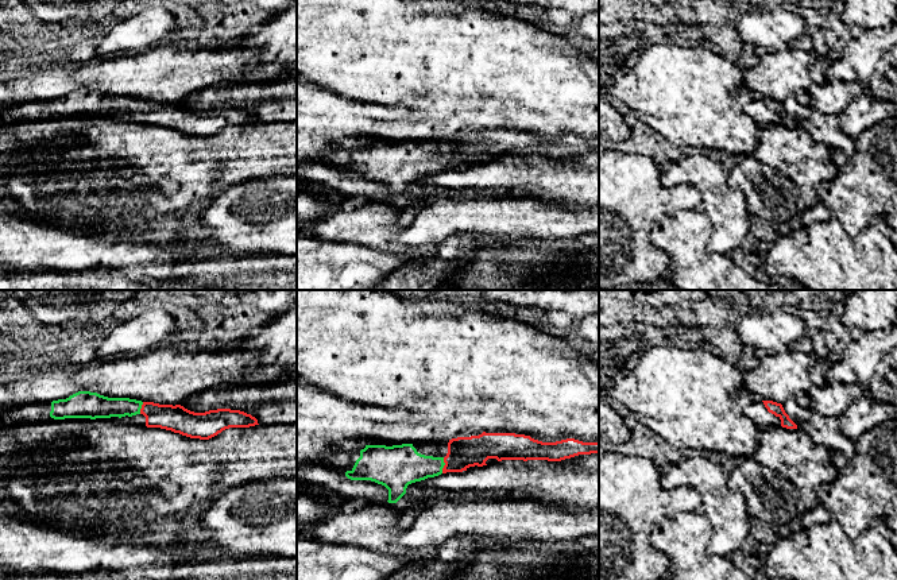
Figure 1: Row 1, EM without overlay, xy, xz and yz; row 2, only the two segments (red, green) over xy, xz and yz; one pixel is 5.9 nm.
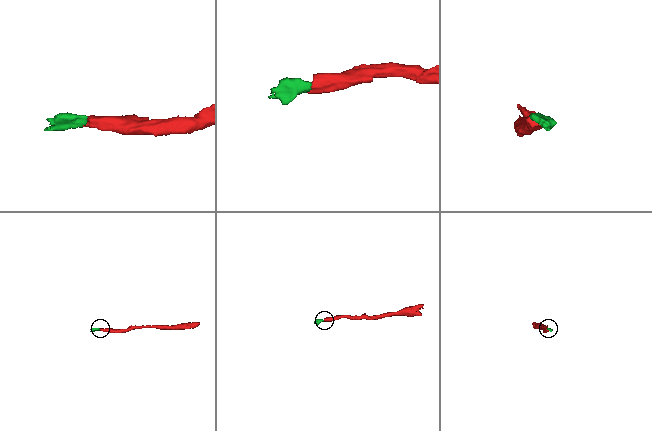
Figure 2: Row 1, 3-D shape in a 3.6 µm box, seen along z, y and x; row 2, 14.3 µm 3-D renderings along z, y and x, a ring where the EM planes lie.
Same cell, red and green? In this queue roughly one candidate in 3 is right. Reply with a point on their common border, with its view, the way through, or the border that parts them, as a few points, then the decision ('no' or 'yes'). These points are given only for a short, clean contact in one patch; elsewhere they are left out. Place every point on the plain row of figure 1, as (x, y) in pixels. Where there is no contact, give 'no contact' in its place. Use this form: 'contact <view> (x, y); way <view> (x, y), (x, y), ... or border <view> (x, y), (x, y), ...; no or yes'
contact xz (444, 163); way xz (463, 150), (453, 159), (444, 163), (402, 162); yes

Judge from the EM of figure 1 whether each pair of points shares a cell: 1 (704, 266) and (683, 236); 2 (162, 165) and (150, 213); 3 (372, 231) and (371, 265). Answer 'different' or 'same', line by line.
1: same
2: same
3: different

